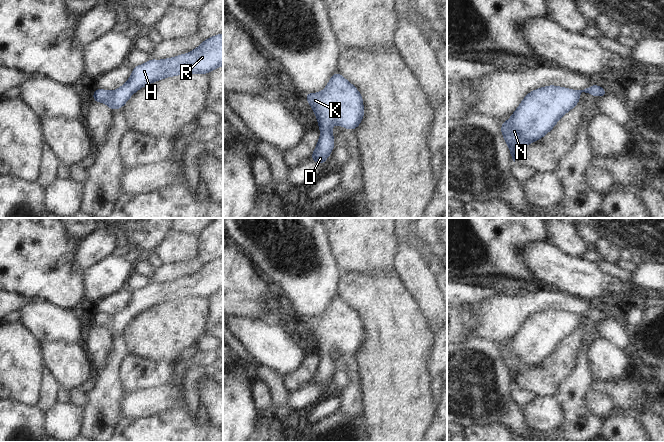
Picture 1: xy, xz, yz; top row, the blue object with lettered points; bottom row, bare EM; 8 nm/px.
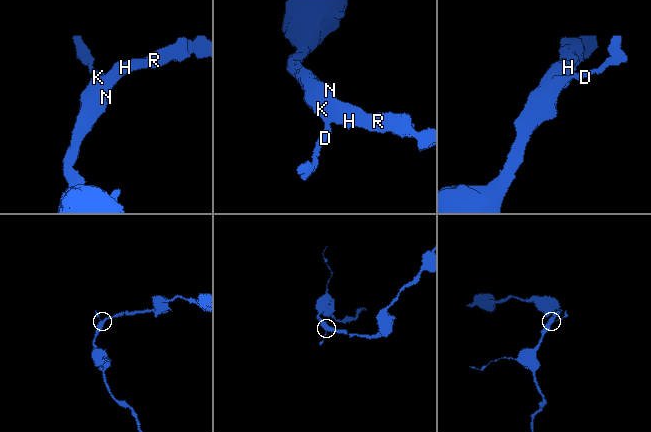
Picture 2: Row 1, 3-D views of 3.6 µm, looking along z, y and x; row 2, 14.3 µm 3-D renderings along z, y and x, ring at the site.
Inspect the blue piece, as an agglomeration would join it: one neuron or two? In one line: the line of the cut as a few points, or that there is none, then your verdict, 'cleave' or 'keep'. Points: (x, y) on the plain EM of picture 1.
cut none; keep

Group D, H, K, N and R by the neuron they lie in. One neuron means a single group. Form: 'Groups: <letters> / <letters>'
Groups: D H K N R.

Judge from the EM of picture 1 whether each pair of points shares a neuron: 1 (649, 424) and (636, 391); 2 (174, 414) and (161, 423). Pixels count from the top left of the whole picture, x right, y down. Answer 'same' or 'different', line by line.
1: same
2: same

